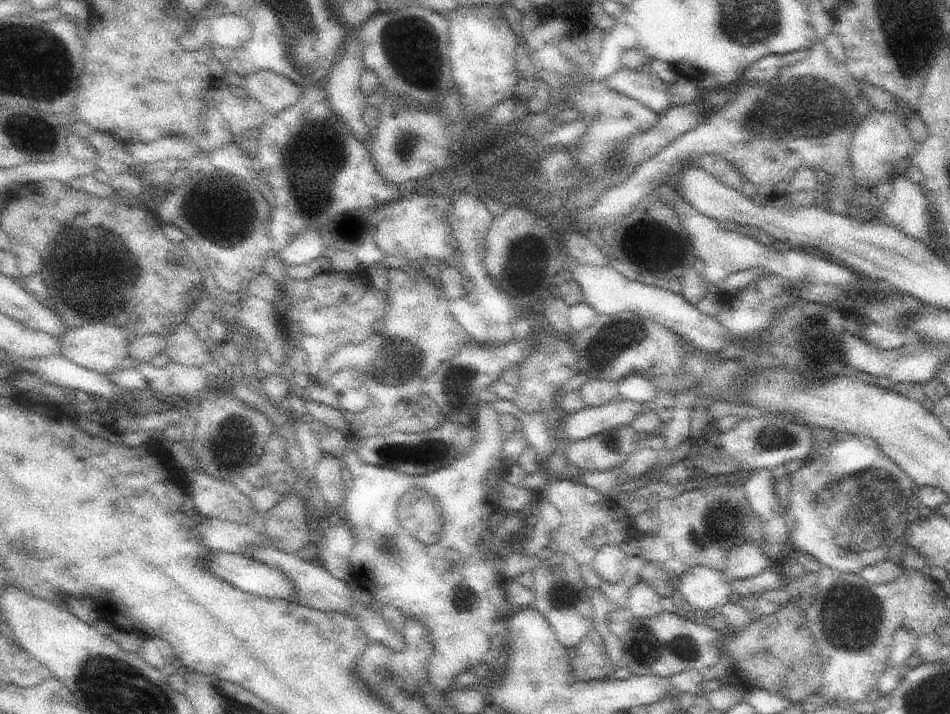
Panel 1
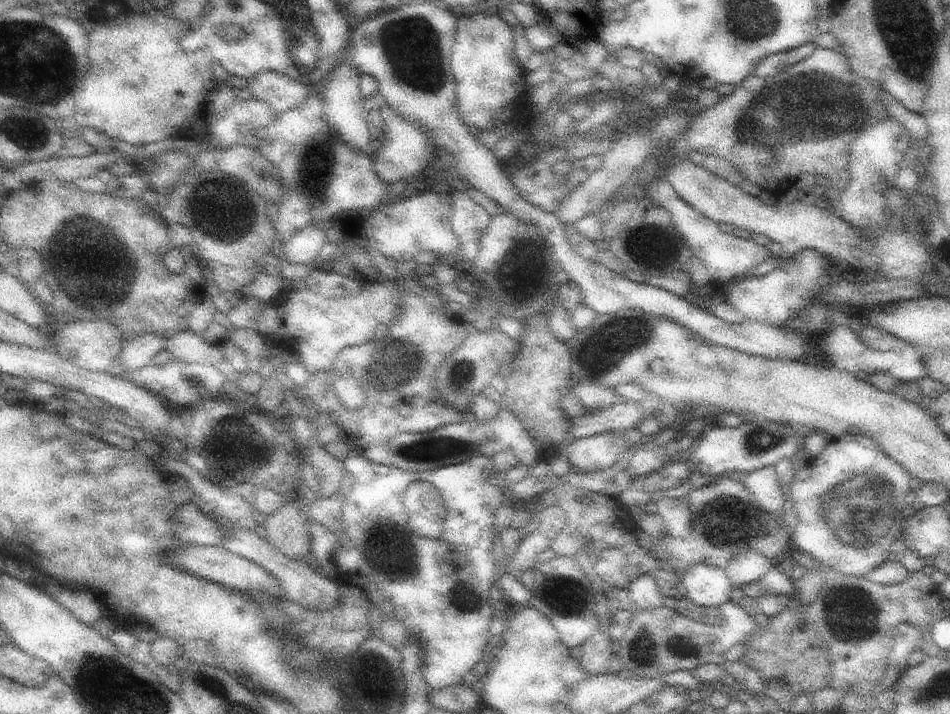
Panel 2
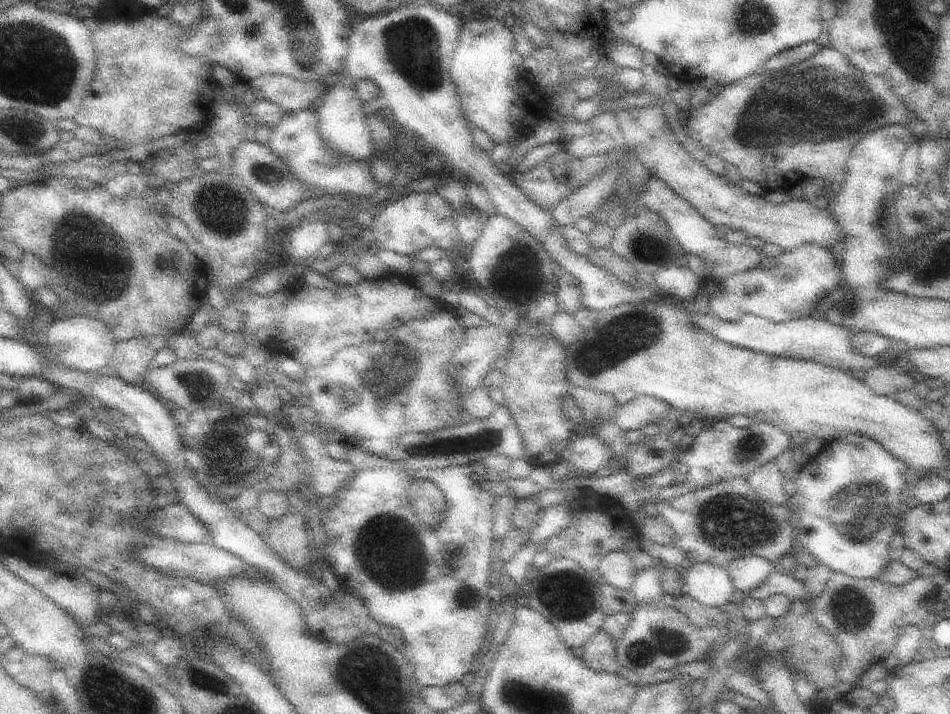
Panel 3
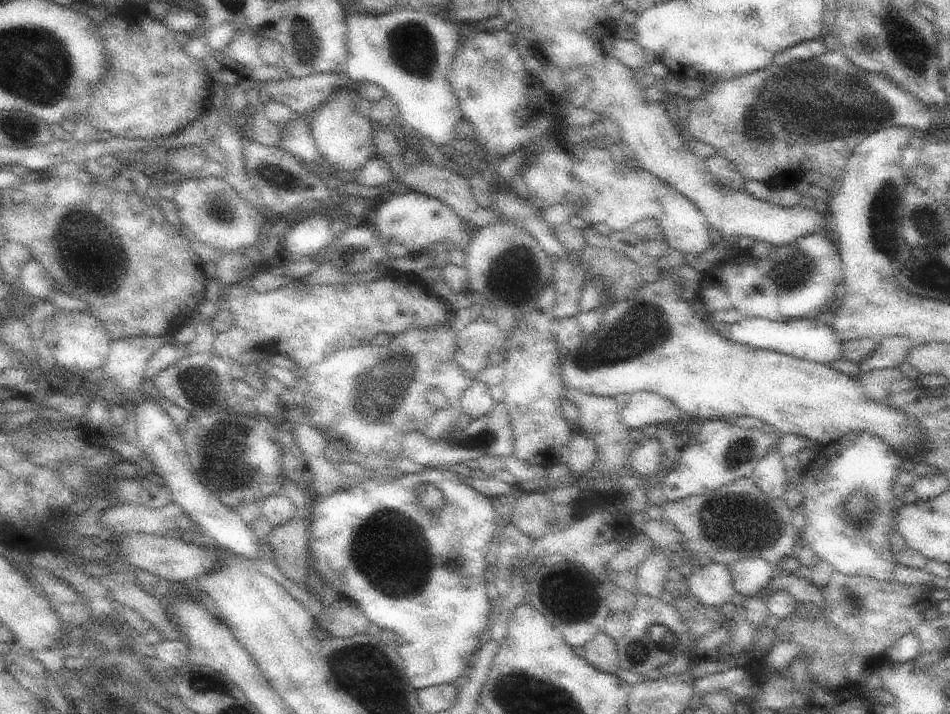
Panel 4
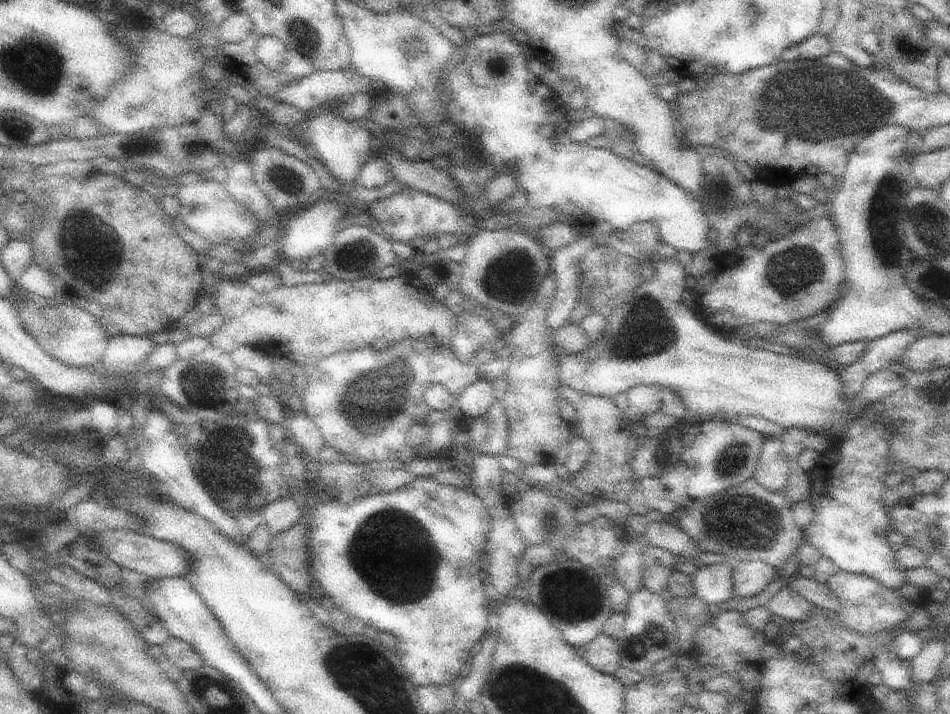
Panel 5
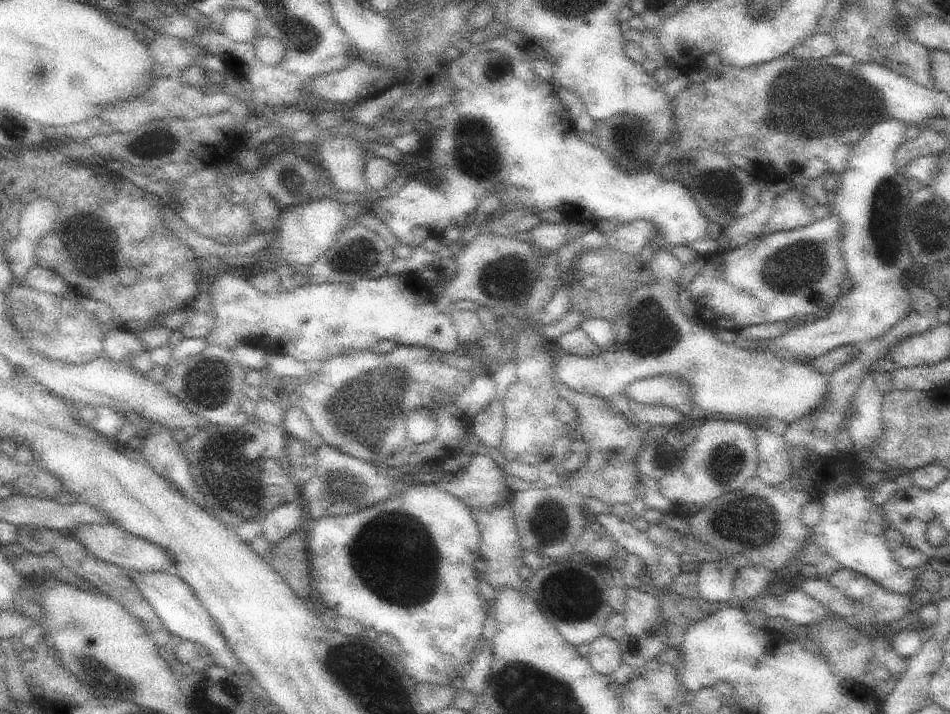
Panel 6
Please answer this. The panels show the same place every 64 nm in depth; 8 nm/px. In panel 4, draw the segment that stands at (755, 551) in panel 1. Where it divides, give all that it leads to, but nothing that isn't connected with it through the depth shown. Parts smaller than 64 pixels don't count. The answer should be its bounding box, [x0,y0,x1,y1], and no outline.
[729,558,779,598]

